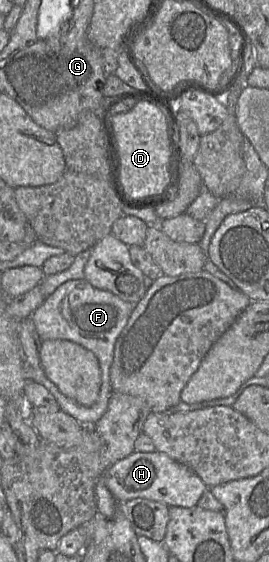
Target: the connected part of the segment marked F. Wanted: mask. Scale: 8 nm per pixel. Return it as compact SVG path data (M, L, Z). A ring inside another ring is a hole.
M82 278L61 284L31 314L41 341L71 341L92 352L97 358L101 370L101 388L99 397L92 406L86 407L76 403L63 395L48 378L44 381L47 389L65 410L81 420L91 421L91 425L94 425L108 408L112 395L110 366L113 361L114 345L135 306L136 303L121 300L108 291L95 288Z

